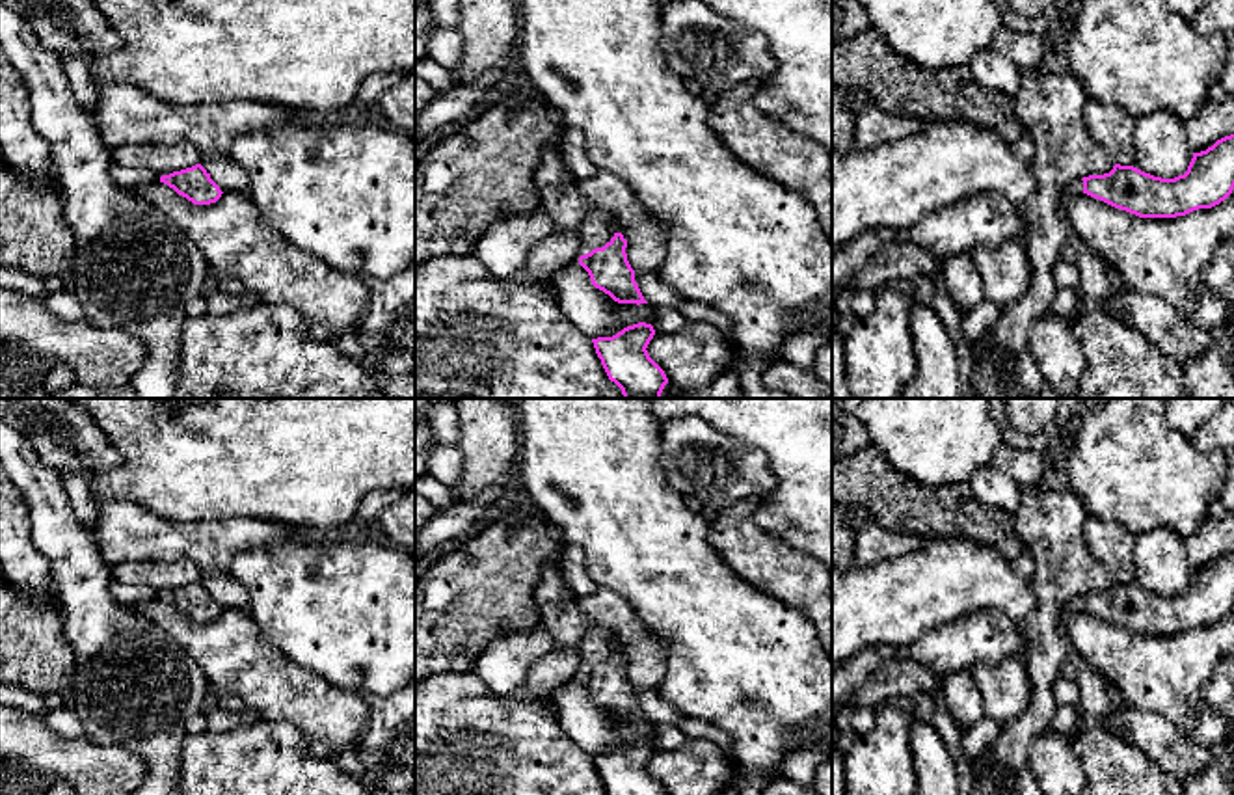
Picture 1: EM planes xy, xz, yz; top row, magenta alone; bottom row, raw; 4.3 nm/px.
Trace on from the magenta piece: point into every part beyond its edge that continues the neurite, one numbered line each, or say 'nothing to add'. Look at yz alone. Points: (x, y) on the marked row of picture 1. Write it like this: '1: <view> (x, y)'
1: yz (1073, 188)

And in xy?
nothing to add

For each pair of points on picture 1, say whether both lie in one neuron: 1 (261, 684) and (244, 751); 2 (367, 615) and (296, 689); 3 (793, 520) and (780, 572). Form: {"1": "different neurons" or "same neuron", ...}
{"1": "different neurons", "2": "different neurons", "3": "different neurons"}

